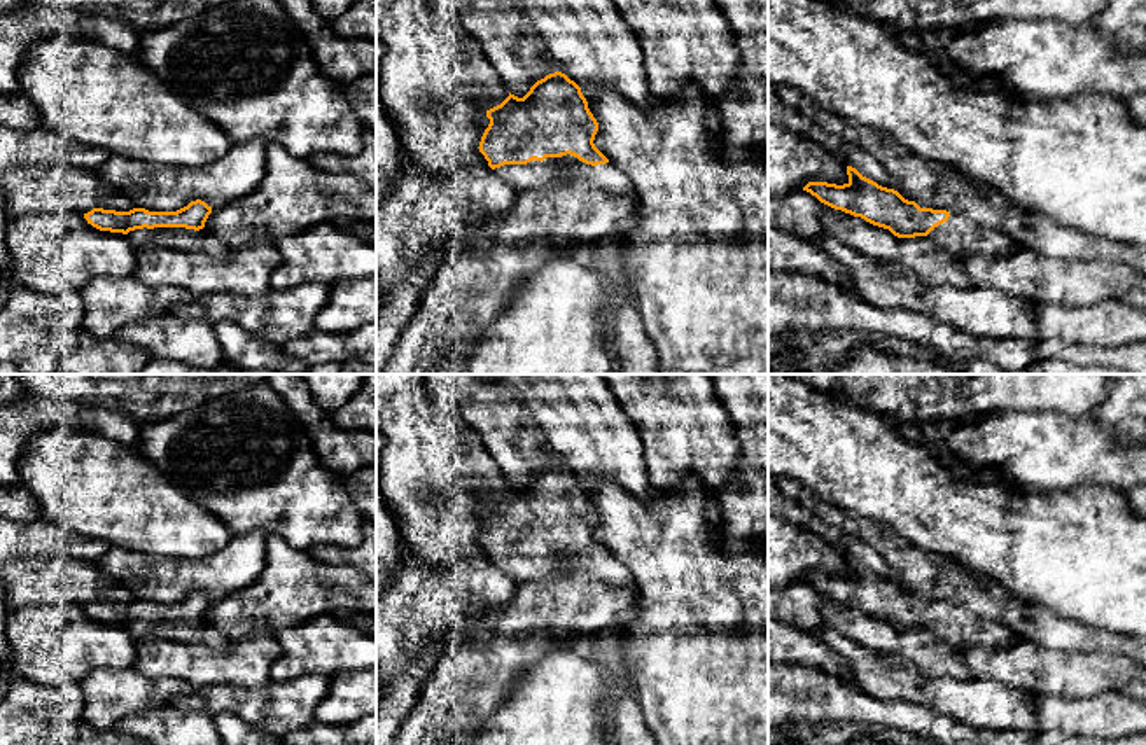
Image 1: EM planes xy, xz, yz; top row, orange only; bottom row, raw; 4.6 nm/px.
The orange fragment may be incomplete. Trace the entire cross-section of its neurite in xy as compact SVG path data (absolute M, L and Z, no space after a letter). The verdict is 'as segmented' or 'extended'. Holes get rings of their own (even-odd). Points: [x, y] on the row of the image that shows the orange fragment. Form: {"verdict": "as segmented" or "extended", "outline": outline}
{"verdict": "extended", "outline": "M196 199L177 212L149 212L145 208L115 212L93 208L84 213L84 219L100 231L126 234L135 247L156 243L177 252L201 252L212 257L227 257L231 248L205 227L210 213L212 206Z"}

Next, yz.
{"verdict": "extended", "outline": "M847 166L847 175L849 182L843 185L808 182L803 191L835 210L889 229L898 238L927 236L954 257L1006 257L1018 248L1006 234L980 227L964 215L920 208L898 191L863 177L852 166Z"}

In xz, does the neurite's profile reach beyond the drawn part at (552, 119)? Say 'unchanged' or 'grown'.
grown

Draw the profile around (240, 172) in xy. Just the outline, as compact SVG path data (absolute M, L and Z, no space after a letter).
M266 142L233 143L229 152L201 168L173 168L108 156L96 171L114 191L149 212L177 212L201 199L222 208L254 192L266 173Z

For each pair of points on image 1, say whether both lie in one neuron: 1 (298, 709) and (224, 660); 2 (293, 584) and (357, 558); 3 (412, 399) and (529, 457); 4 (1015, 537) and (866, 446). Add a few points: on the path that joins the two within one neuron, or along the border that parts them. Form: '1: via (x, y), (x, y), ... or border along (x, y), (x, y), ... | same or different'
1: border along (270, 679), (258, 688), (221, 684) | different
2: border along (307, 551), (321, 562), (343, 563), (357, 570) | different
3: border along (478, 434), (487, 453), (501, 469) | different
4: via (978, 525), (936, 513), (903, 483) | same

